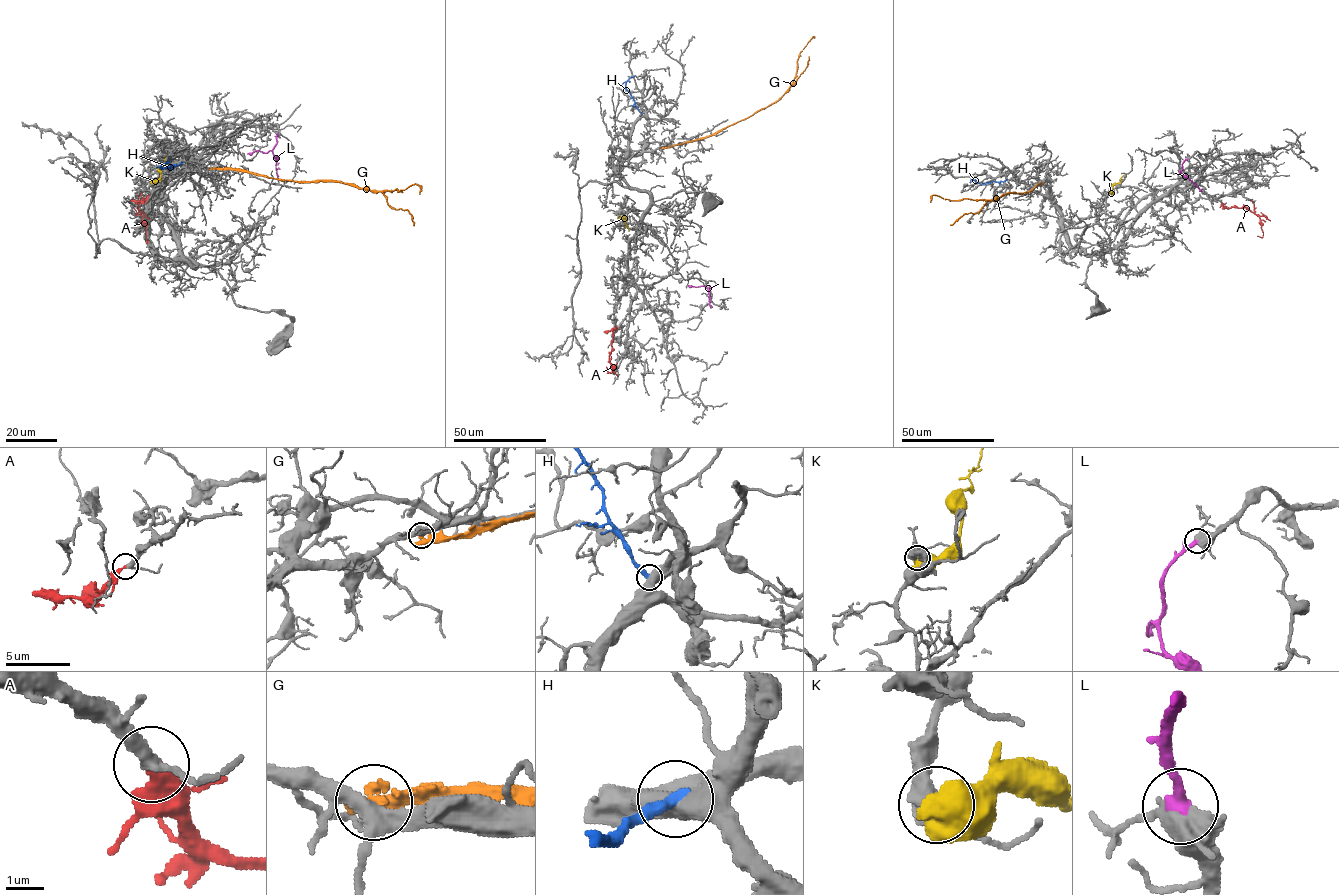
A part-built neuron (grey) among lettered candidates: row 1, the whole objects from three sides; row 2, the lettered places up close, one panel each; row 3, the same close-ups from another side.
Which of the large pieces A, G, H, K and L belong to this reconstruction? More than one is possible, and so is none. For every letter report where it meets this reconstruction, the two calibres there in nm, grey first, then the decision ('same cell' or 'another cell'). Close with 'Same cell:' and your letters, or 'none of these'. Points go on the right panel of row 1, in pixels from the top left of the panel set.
A: (1222, 203) | 300/280 nm | same cell
G: (1041, 184) | 380/480 nm | another cell
H: (1007, 179) | 550/360 nm | another cell
K: (1112, 192) | 500/950 nm | another cell
L: (1187, 159) | 460/360 nm | same cell
Same cell: A, L

